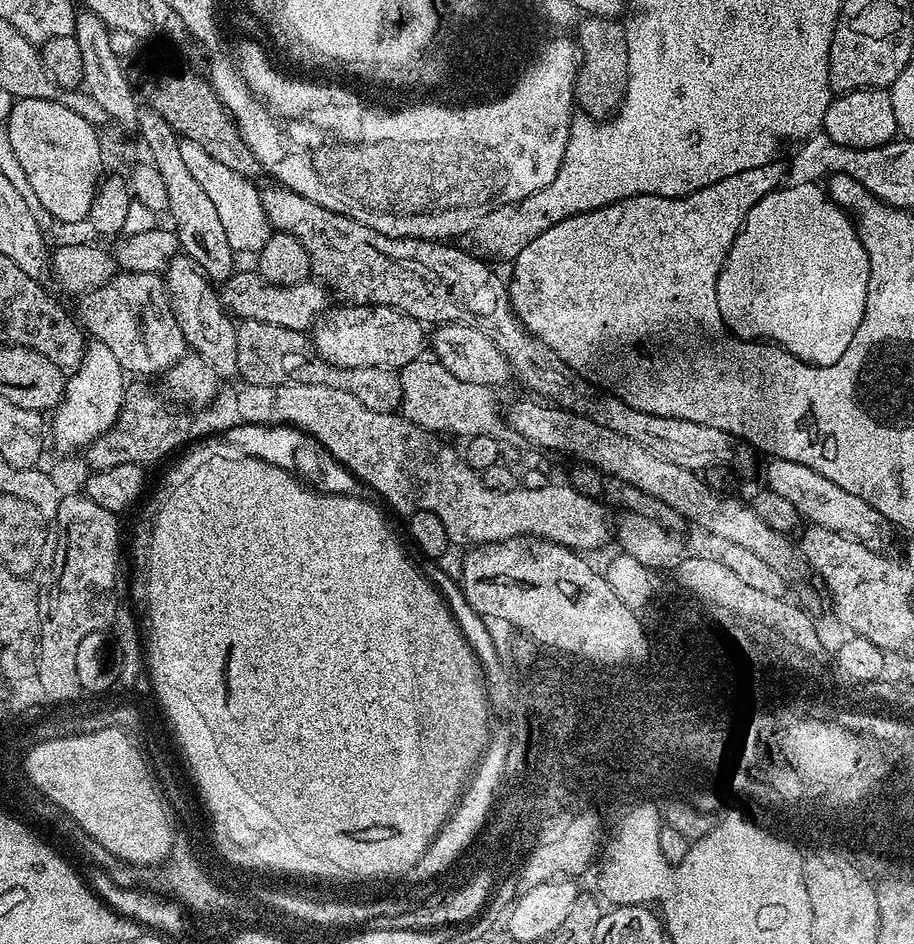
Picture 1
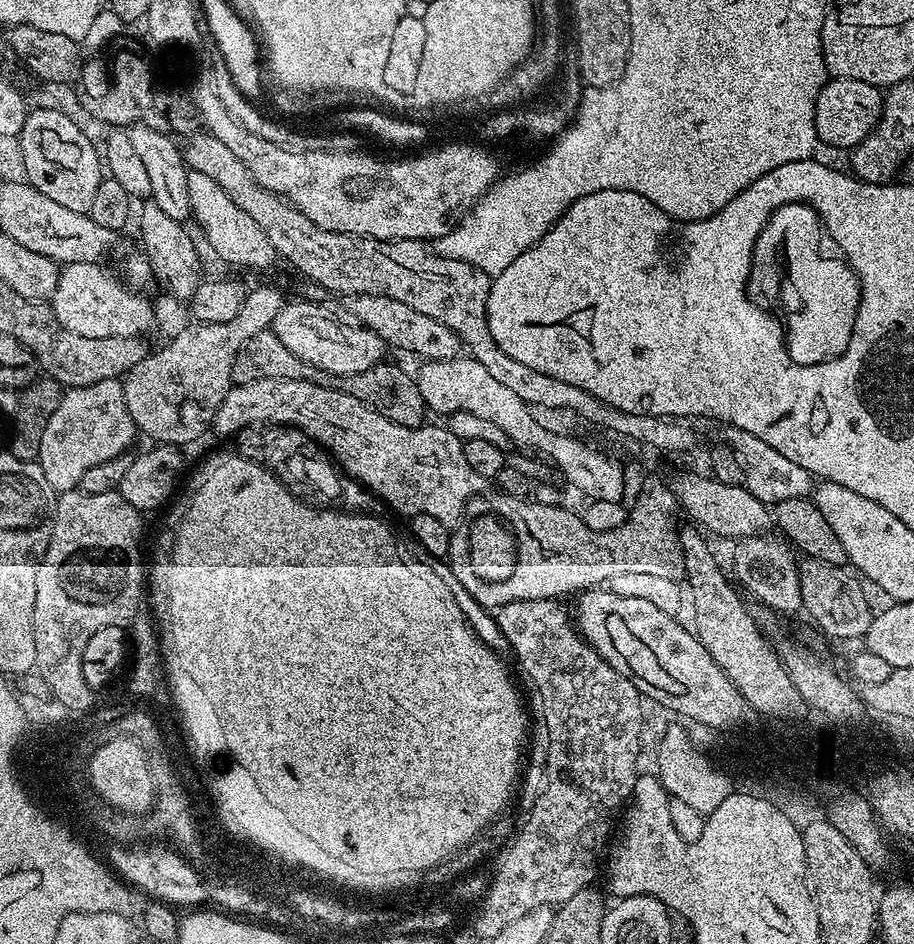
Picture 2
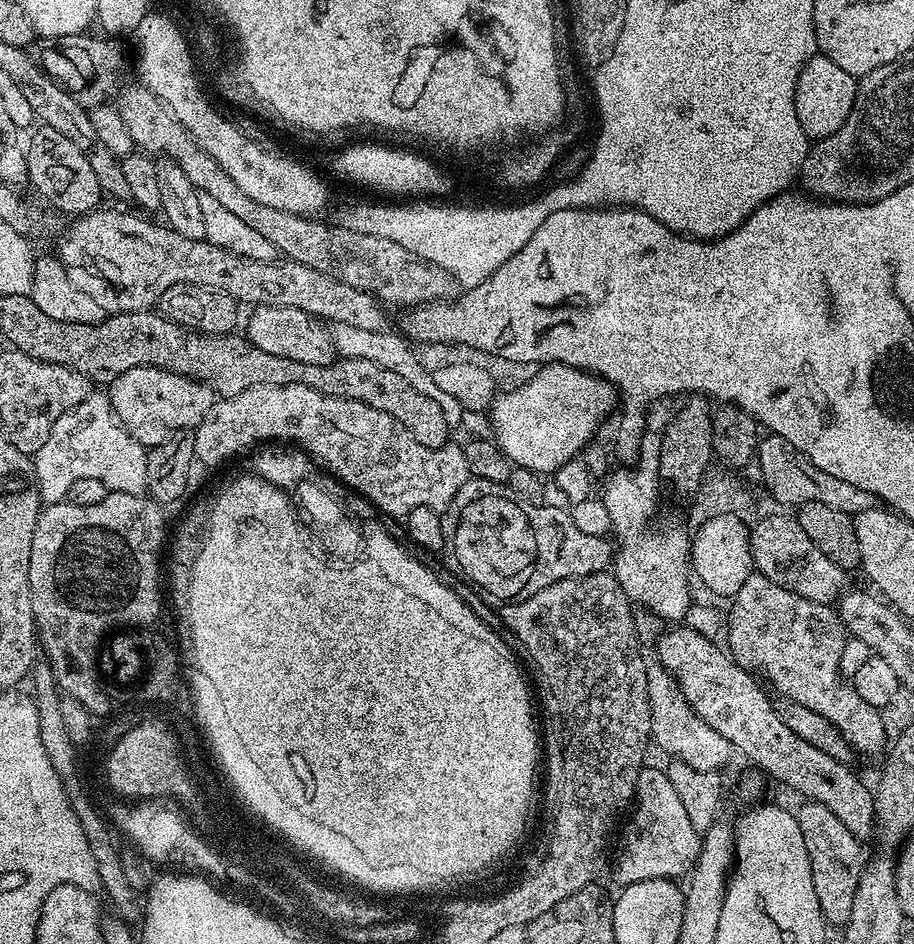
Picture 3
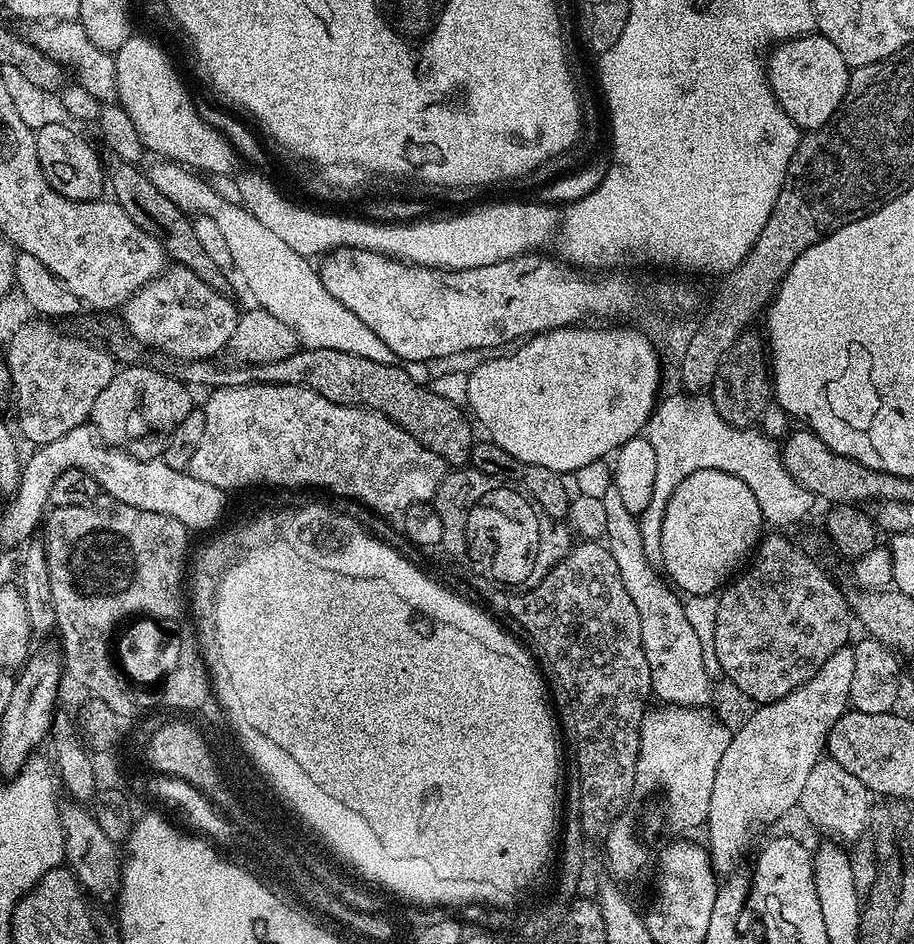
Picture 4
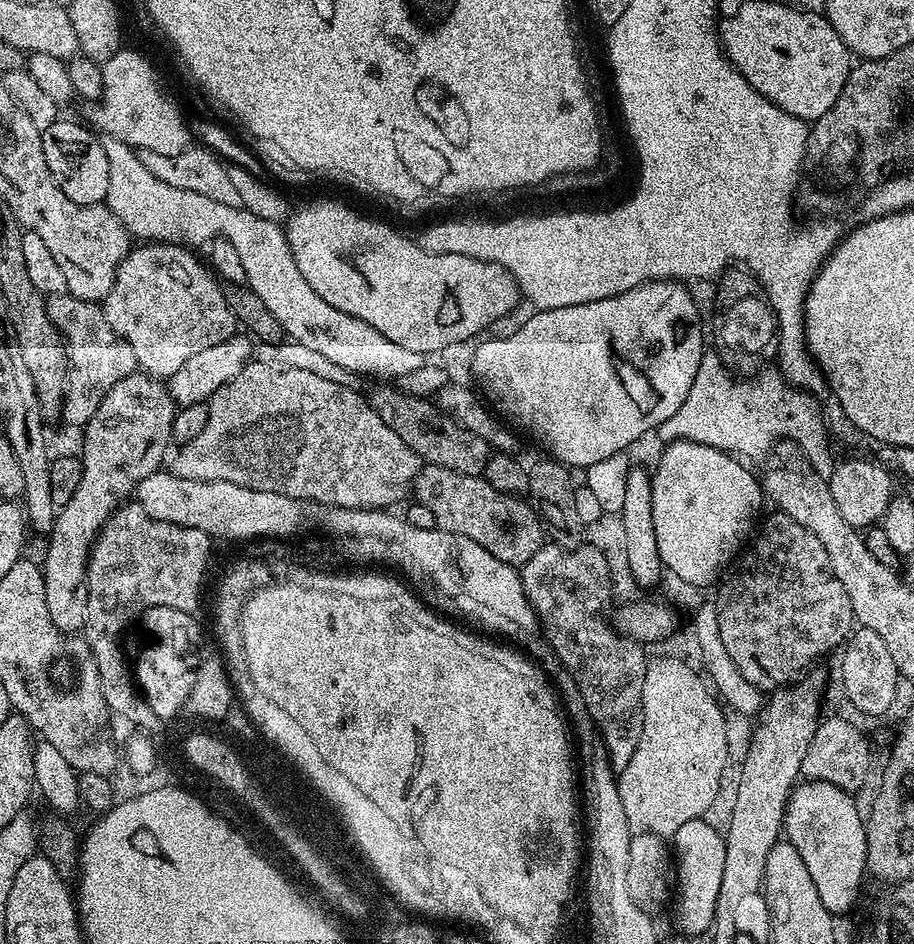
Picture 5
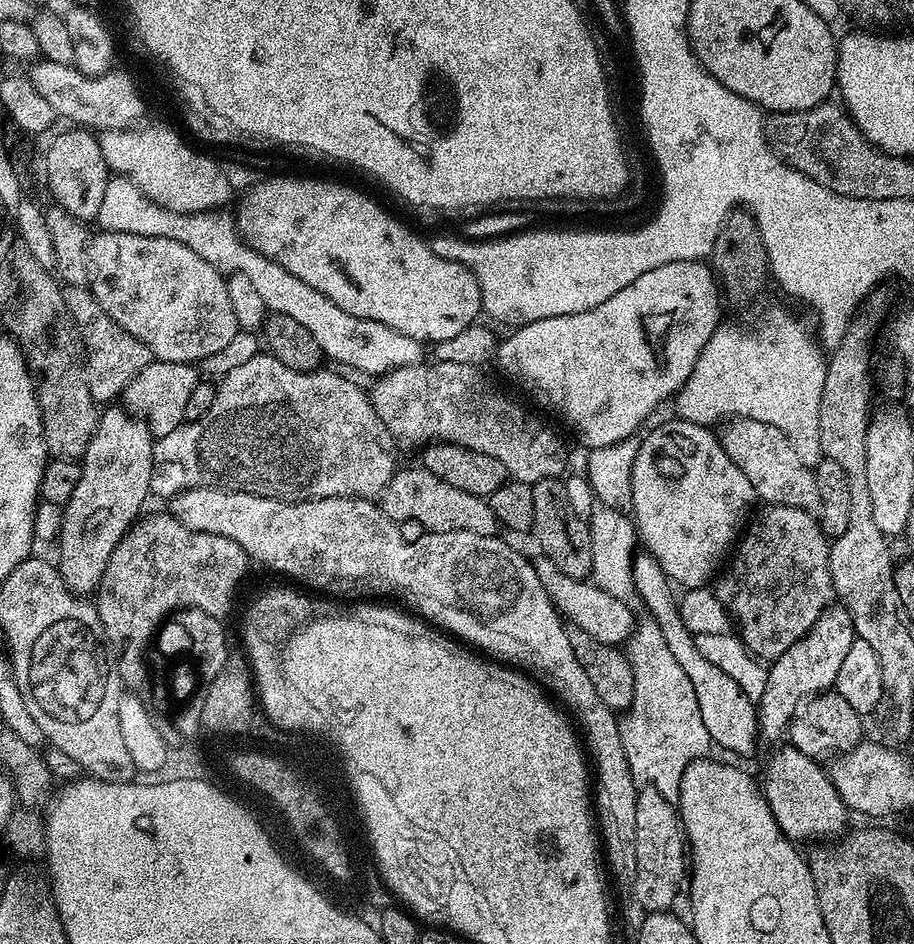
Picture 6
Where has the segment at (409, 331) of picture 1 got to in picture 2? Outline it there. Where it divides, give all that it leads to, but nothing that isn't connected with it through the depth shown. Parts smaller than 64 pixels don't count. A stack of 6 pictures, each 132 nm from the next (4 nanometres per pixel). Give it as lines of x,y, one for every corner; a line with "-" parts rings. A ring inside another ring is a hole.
299,298
293,302
285,302
282,310
278,310
278,318
274,318
271,332
302,362
310,362
318,370
326,370
335,376
353,376
370,370
385,359
386,345
374,330
363,328
359,322
351,319
343,320
335,316
324,302
307,298

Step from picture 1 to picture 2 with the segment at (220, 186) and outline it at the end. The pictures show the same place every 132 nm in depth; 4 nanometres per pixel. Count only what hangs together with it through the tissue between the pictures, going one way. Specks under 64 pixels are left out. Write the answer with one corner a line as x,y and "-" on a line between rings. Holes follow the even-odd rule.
189,171
188,185
192,188
192,216
194,220
204,227
204,236
208,239
208,244
225,260
228,264
233,264
236,268
264,268
270,258
276,256
274,246
266,234
246,214
234,203
228,195
218,186
218,182
213,182
211,178
206,178
206,174
198,174

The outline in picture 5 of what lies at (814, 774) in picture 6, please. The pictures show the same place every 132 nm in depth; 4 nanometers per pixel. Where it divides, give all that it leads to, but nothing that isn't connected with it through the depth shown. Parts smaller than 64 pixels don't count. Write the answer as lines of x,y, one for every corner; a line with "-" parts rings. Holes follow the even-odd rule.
804,780
797,783
788,798
788,805
784,811
784,831
787,843
798,850
802,862
806,862
806,870
814,881
814,890
818,890
818,898
822,898
822,906
831,912
833,917
840,918
843,912
848,912
856,904
860,896
860,883
866,880
866,830
865,817
862,808
856,805
857,797
846,792
830,782
821,780

